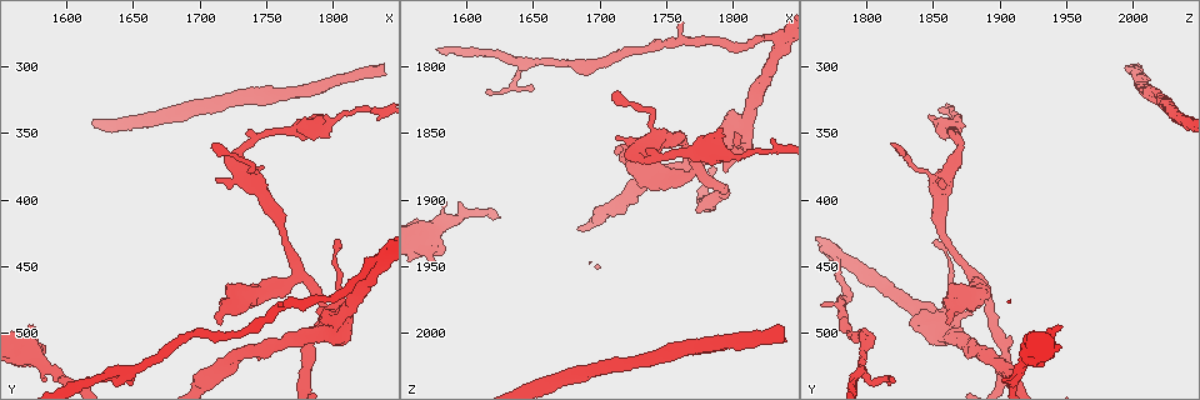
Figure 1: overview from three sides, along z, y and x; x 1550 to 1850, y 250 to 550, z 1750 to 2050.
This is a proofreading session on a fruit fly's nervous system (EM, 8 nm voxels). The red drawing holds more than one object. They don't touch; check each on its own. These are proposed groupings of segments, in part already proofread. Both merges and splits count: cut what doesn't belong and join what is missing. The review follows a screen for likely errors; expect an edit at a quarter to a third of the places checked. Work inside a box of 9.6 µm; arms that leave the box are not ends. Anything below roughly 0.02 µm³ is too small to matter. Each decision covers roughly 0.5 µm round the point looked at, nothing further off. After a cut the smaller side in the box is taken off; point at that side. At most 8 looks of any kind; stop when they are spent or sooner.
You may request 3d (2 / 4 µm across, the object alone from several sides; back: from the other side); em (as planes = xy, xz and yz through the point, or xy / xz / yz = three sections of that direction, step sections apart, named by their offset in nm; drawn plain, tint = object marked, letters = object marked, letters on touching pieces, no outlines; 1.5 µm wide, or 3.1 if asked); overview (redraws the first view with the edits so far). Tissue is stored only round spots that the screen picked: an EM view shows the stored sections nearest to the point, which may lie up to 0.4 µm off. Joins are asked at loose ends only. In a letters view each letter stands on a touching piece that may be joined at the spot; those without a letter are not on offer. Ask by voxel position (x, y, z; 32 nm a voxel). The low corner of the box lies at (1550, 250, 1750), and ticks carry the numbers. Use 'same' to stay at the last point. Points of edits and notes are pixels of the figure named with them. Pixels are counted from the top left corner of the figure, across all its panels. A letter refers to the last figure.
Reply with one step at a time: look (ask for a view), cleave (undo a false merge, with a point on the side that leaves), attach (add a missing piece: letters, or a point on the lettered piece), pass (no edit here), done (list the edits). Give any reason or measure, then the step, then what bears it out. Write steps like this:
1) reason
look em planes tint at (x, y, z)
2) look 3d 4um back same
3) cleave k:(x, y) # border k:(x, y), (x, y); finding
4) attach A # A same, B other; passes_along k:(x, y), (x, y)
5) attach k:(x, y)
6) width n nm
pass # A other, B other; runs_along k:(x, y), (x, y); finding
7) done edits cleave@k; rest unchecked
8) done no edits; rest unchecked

end of a long branch
look em xz step 8 letters at (1838, 302, 1994)

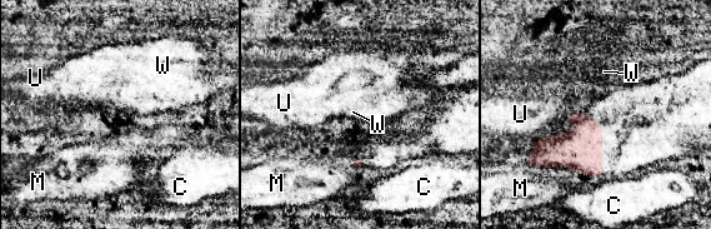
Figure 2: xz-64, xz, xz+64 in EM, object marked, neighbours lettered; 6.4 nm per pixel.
another direction
look em planes letters same

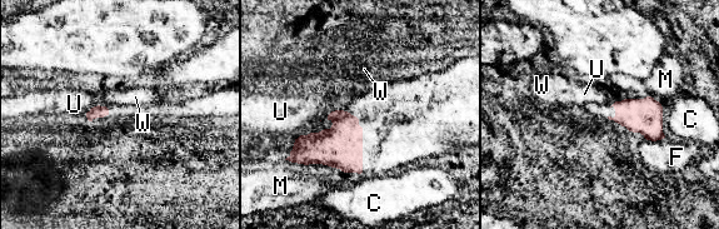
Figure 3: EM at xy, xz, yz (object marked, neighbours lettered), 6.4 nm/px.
pass # C other, F other, M other, U other, W other; border 3:(99, 104), (86, 113), (88, 120); no lettered piece goes on from it

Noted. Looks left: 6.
calibre changes
look 3d 2um at (1806, 336, 1866)

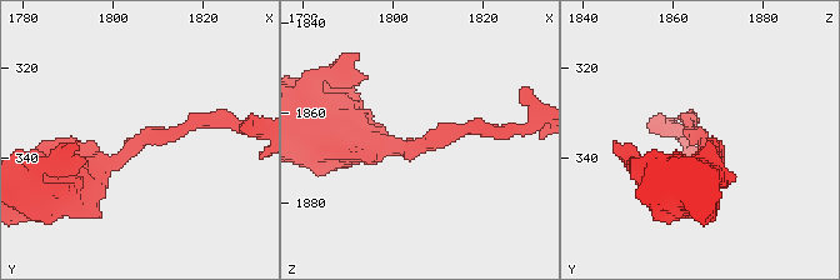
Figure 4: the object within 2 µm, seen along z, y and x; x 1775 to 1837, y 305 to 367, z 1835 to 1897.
look em xy step 8 tint at (1806, 336, 1868)

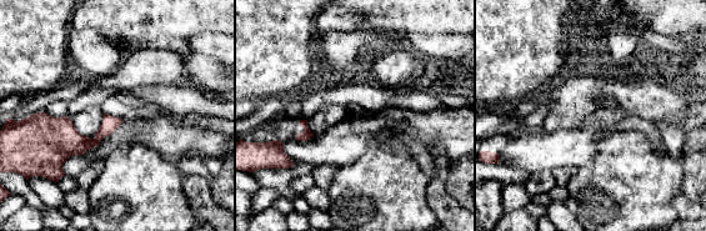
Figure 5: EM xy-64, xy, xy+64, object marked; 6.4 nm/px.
cut it another way
look em planes letters same

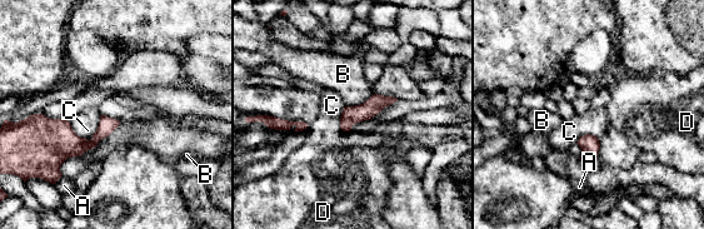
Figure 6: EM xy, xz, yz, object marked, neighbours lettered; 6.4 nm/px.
longest_contact B 220 nm
pass # A other, B other, C other, D other; border 6:(375, 93), (359, 104), (346, 106); continuous, no second cell

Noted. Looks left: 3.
branch stops here
look 3d 2um at (1800, 432, 1850)

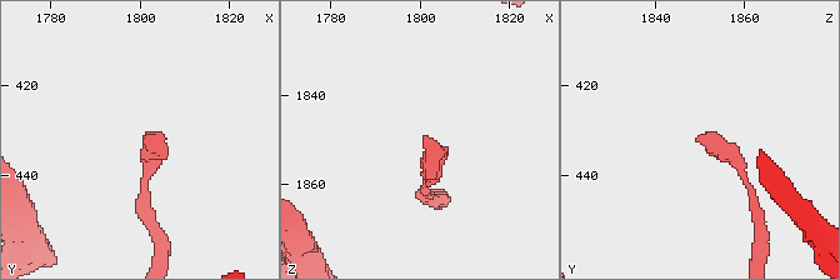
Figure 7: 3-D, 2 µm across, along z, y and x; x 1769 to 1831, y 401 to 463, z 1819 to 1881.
look em xy step 8 letters at (1801, 430, 1849)

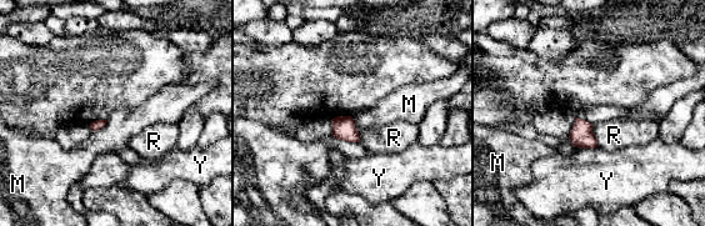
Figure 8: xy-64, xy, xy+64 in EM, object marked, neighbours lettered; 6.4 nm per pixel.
pass # M other, R other, Y other; border 8:(106, 120), (101, 127), (91, 131); none of them fits

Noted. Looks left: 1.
done no edits; rest unchecked

